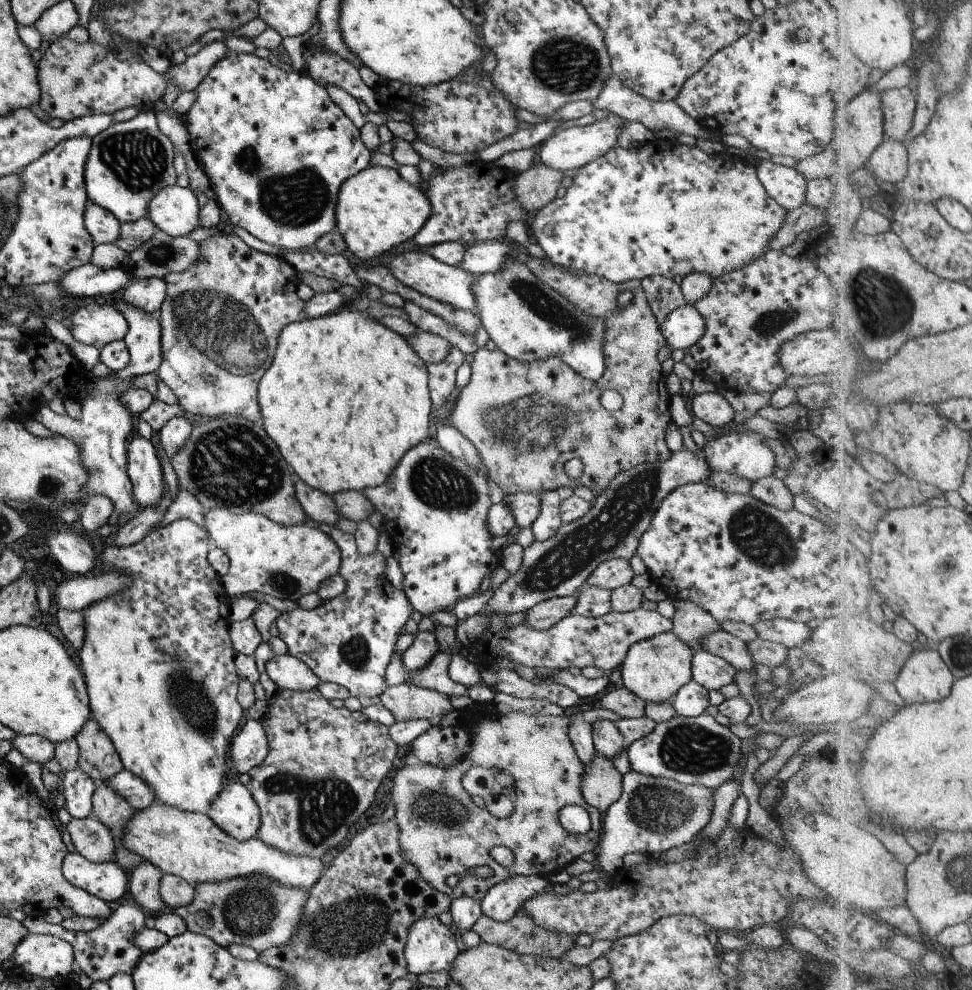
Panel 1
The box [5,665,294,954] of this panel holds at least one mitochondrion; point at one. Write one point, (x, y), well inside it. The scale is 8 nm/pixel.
(251, 910)

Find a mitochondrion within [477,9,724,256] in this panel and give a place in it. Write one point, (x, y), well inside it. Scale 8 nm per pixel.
(567, 64)

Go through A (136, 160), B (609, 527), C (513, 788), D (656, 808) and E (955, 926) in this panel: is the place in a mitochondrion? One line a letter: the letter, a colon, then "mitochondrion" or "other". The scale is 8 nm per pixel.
A: mitochondrion
B: mitochondrion
C: other
D: mitochondrion
E: other

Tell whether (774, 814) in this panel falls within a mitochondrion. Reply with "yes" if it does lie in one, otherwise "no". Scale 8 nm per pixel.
no

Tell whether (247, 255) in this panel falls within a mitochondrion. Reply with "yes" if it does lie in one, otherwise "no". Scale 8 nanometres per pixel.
no

